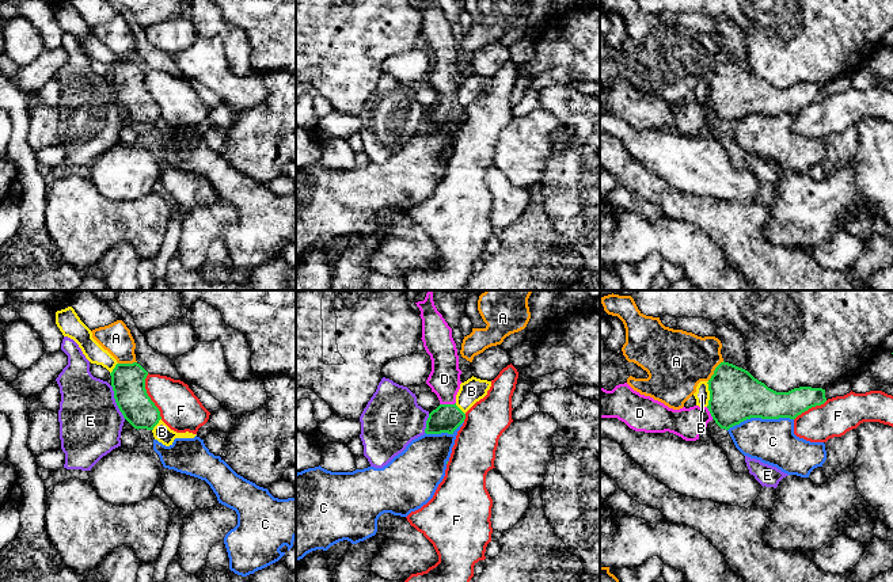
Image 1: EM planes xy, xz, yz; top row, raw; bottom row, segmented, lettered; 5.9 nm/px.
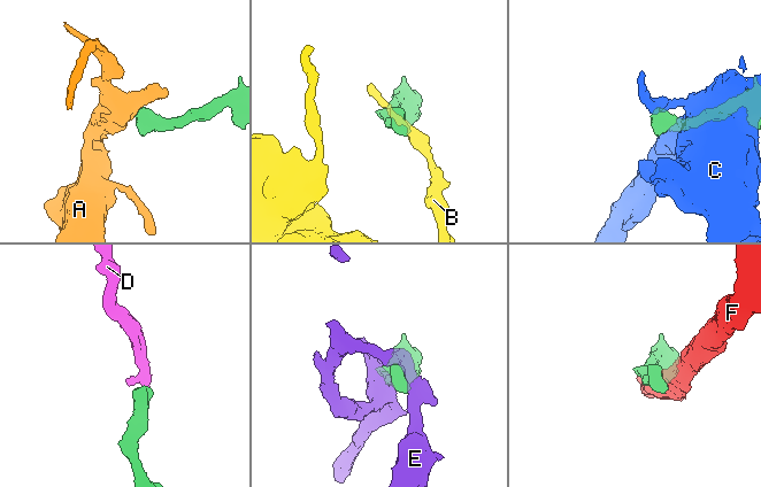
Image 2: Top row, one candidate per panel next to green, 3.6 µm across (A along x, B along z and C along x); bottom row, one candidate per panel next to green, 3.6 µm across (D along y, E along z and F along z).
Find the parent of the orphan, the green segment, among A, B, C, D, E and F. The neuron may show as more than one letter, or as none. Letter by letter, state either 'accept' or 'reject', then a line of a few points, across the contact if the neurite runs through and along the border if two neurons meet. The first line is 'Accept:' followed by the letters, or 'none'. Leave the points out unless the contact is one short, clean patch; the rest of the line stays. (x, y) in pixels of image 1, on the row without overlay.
Accept: D
A: reject; line yz (724, 57), (707, 76)
B: reject
C: reject
D: accept; line xz (445, 114), (447, 101), (444, 75)
E: reject; line xy (110, 82), (114, 98), (125, 114)
F: reject

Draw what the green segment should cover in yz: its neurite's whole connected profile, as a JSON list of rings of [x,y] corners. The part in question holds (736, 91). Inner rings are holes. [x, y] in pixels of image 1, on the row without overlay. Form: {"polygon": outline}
{"polygon": [[[721,58],[708,76],[707,103],[673,106],[650,92],[641,91],[627,79],[612,87],[600,83],[600,114],[618,114],[630,125],[645,129],[673,129],[685,137],[699,136],[710,117],[725,126],[750,114],[795,115],[826,98],[825,85],[799,83],[776,88],[748,66]]]}

